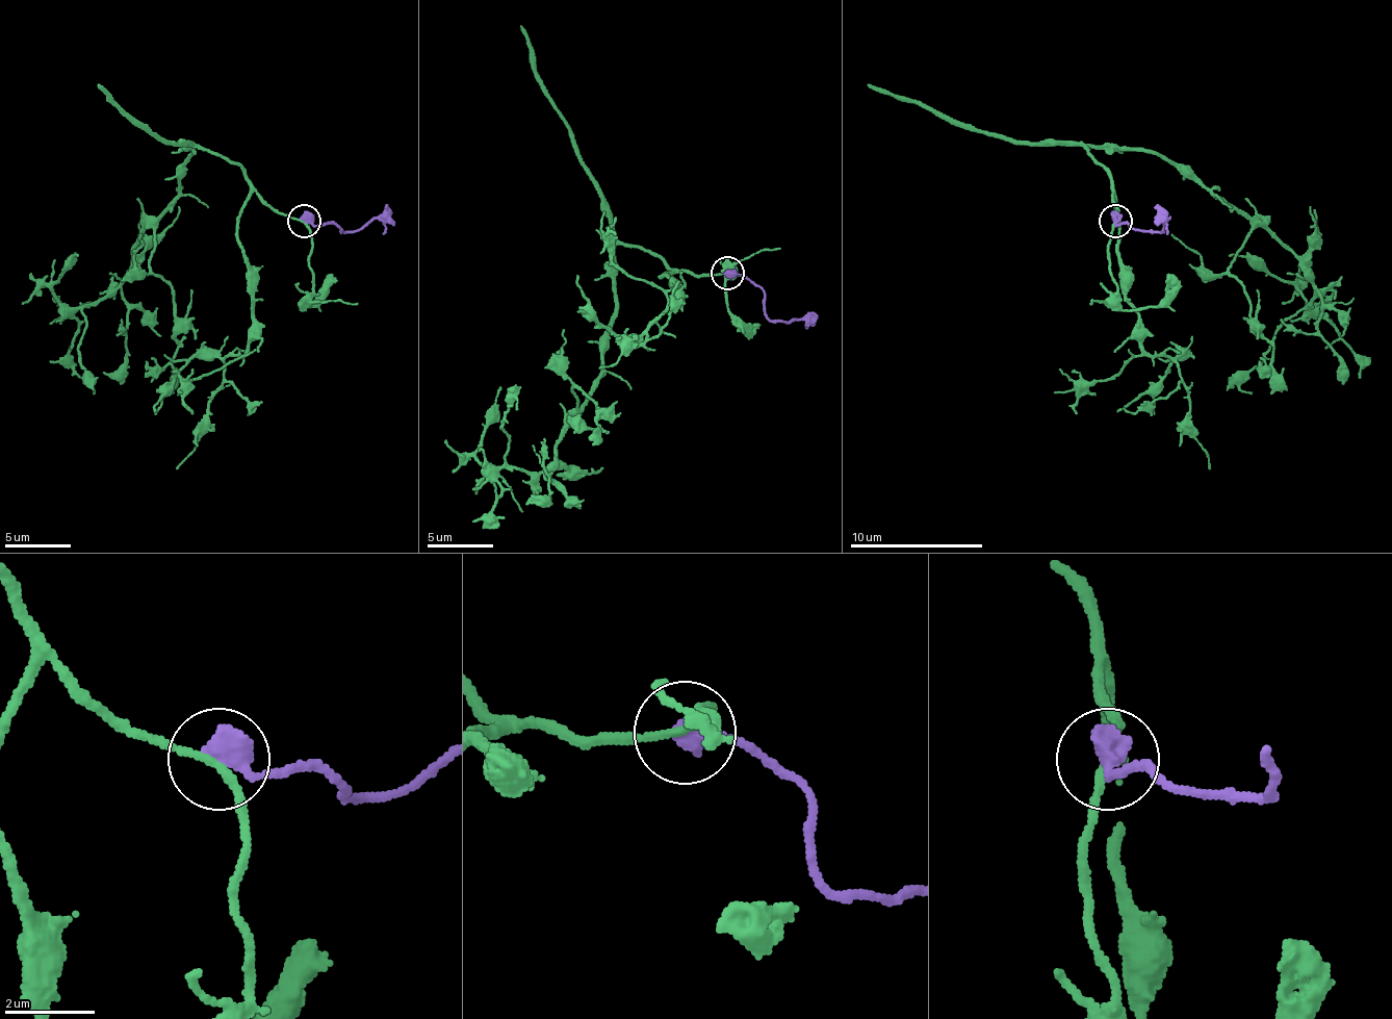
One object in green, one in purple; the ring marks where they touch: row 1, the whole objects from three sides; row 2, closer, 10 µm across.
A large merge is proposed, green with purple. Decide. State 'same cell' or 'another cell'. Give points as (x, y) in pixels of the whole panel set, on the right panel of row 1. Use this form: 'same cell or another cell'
another cell

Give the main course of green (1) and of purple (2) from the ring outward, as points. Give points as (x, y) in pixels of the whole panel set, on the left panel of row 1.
1: (305, 222), (279, 214), (238, 164), (196, 145), (132, 272), (66, 308), (52, 291), (79, 255)
2: (305, 222), (349, 231), (365, 228), (375, 219), (385, 228), (382, 235)

